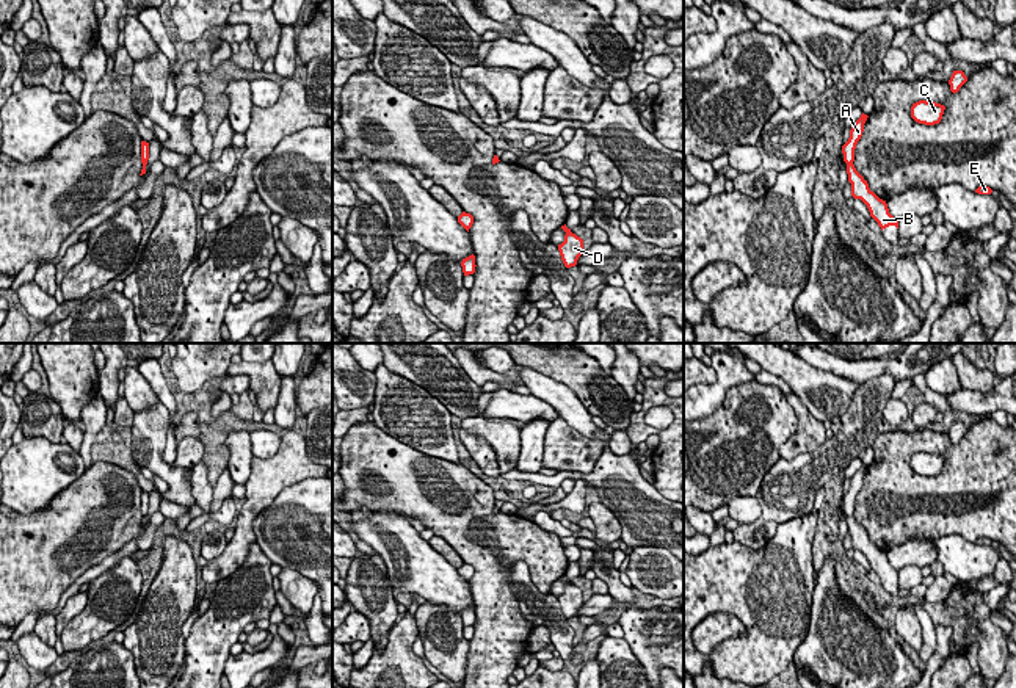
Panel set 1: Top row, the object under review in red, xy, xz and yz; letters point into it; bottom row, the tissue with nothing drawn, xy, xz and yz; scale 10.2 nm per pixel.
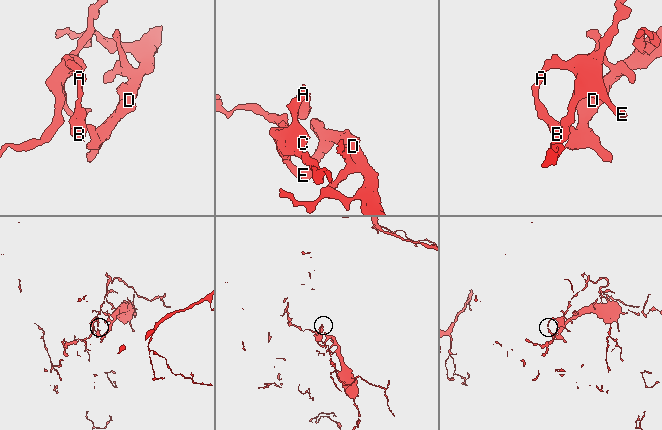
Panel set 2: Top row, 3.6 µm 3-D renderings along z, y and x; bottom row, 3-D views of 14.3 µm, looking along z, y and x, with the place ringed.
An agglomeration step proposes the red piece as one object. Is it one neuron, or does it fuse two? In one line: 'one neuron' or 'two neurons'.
one neuron

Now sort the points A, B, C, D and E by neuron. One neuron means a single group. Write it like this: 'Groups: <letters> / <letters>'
Groups: A B C D E

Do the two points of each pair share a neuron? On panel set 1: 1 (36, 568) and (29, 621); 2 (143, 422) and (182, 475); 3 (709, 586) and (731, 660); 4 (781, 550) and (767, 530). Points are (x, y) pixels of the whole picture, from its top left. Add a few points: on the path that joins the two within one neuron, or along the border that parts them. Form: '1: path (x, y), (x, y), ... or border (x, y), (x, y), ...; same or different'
1: border (61, 593), (52, 610), (30, 611), (16, 627); different
2: path (148, 438), (148, 452), (166, 470); same
3: path (729, 597), (751, 619), (751, 640); same
4: border (778, 524), (776, 533), (758, 549), (737, 541); different

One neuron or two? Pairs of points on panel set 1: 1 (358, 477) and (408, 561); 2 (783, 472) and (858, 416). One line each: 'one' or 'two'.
1: two
2: one

